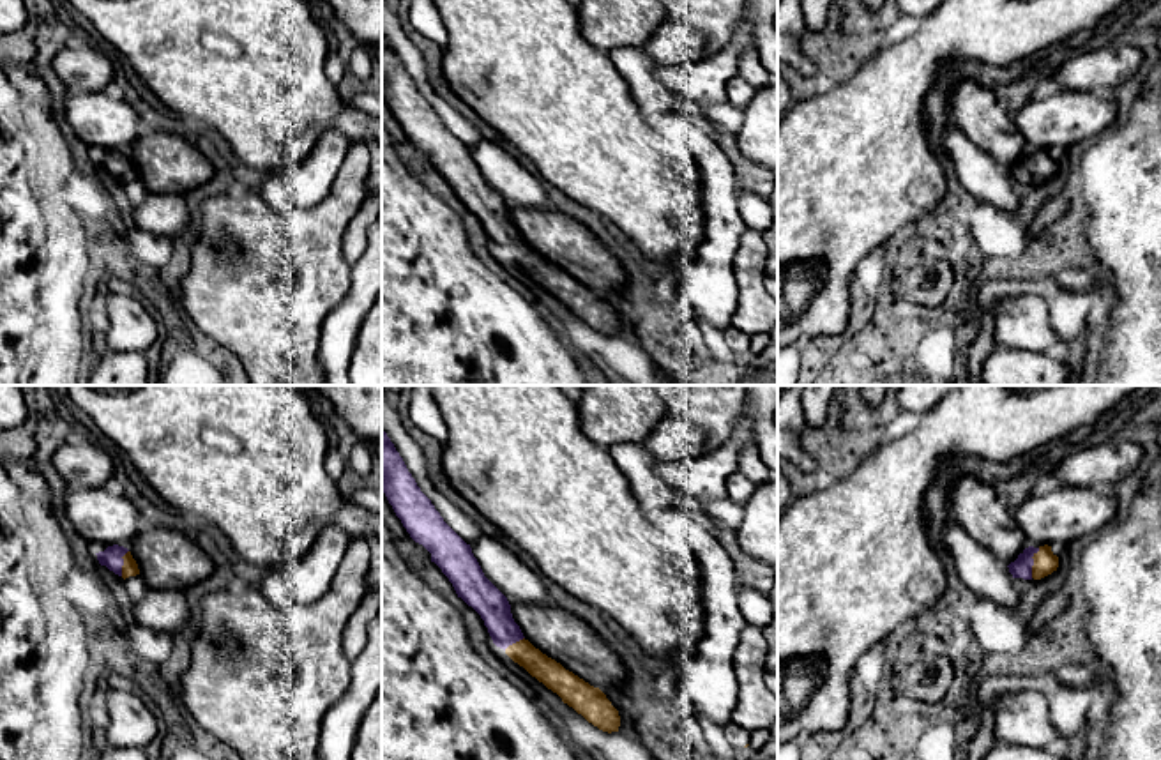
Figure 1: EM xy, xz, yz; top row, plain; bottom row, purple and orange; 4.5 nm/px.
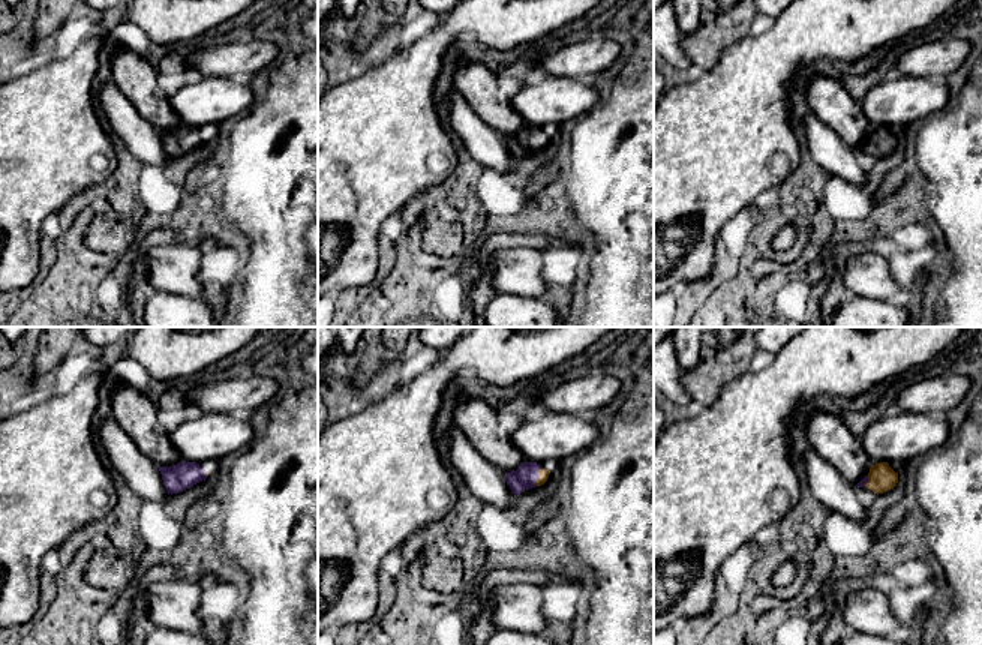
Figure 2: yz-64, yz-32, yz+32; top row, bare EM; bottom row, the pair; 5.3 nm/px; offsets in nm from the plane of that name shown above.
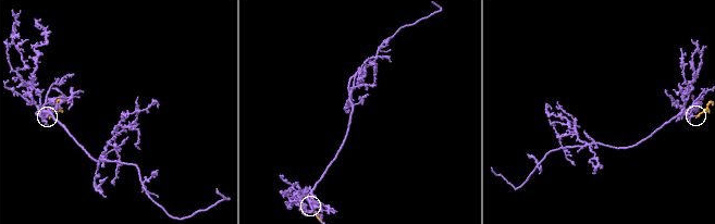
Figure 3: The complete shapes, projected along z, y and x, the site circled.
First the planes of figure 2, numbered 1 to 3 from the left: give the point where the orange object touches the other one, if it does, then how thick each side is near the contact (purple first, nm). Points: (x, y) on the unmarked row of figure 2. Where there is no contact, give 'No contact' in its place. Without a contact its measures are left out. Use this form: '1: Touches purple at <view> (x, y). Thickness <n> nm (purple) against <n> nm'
1: No contact
2: Touches purple at yz-32 (537, 140). Thickness 130 nm (purple) against 60 nm
3: Touches purple at yz+32 (867, 144). Thickness 50 nm (purple) against 150 nm

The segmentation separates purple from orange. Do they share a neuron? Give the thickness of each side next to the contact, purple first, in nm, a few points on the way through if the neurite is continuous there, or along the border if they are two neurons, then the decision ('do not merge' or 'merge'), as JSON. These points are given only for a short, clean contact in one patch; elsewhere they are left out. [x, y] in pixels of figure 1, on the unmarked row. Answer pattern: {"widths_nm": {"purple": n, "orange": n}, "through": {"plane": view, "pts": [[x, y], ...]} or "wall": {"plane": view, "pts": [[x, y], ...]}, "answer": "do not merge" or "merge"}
{"widths_nm": {"purple": 100, "orange": 110}, "through": {"plane": "yz", "pts": [[1022, 172], [1032, 167], [1045, 167]]}, "answer": "merge"}

